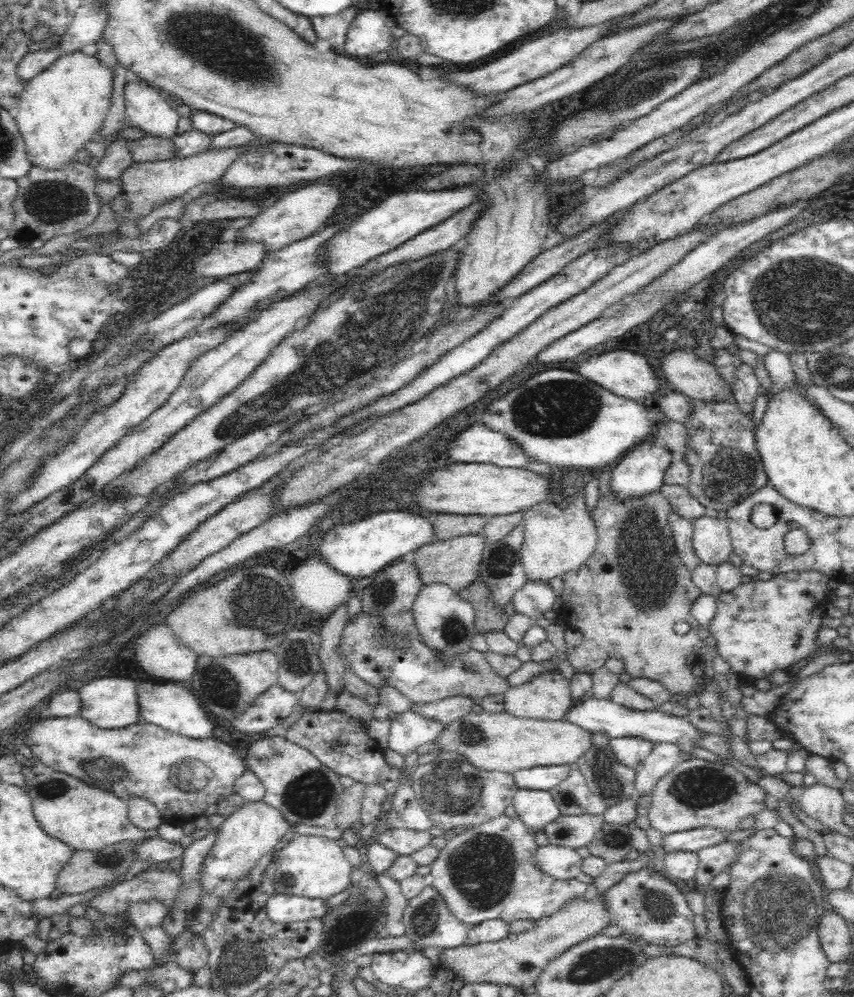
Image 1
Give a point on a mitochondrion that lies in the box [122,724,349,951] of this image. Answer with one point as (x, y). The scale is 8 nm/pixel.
(308, 796)

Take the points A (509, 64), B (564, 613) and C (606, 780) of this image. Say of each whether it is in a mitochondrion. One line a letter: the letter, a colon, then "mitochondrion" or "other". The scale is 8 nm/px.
A: other
B: other
C: mitochondrion

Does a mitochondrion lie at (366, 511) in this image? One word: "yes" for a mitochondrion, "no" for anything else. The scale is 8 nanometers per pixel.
no

